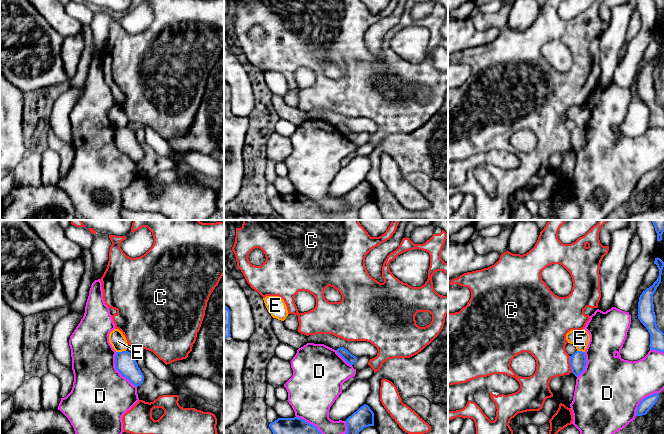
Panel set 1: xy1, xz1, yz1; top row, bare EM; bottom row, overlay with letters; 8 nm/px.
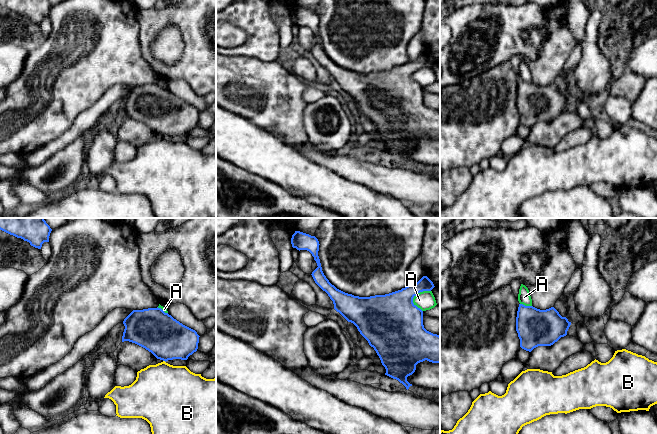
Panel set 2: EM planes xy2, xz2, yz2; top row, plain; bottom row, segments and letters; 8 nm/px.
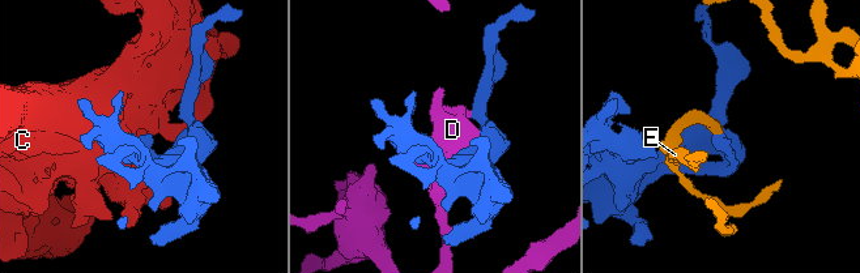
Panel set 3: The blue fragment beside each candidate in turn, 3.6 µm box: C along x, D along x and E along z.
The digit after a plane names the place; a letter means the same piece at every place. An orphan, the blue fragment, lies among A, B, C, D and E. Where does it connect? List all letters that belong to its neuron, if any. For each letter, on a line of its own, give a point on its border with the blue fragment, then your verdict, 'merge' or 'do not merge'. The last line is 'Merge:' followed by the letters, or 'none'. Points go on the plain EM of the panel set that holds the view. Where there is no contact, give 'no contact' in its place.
A: meets blue in xz2 at (415, 71); do not merge
B: meets blue in xy2 at (164, 136); do not merge
C: meets blue in yz1 at (570, 140); do not merge
D: meets blue in xy1 at (118, 146); do not merge
E: meets blue in xy1 at (120, 128); do not merge
Merge: none

